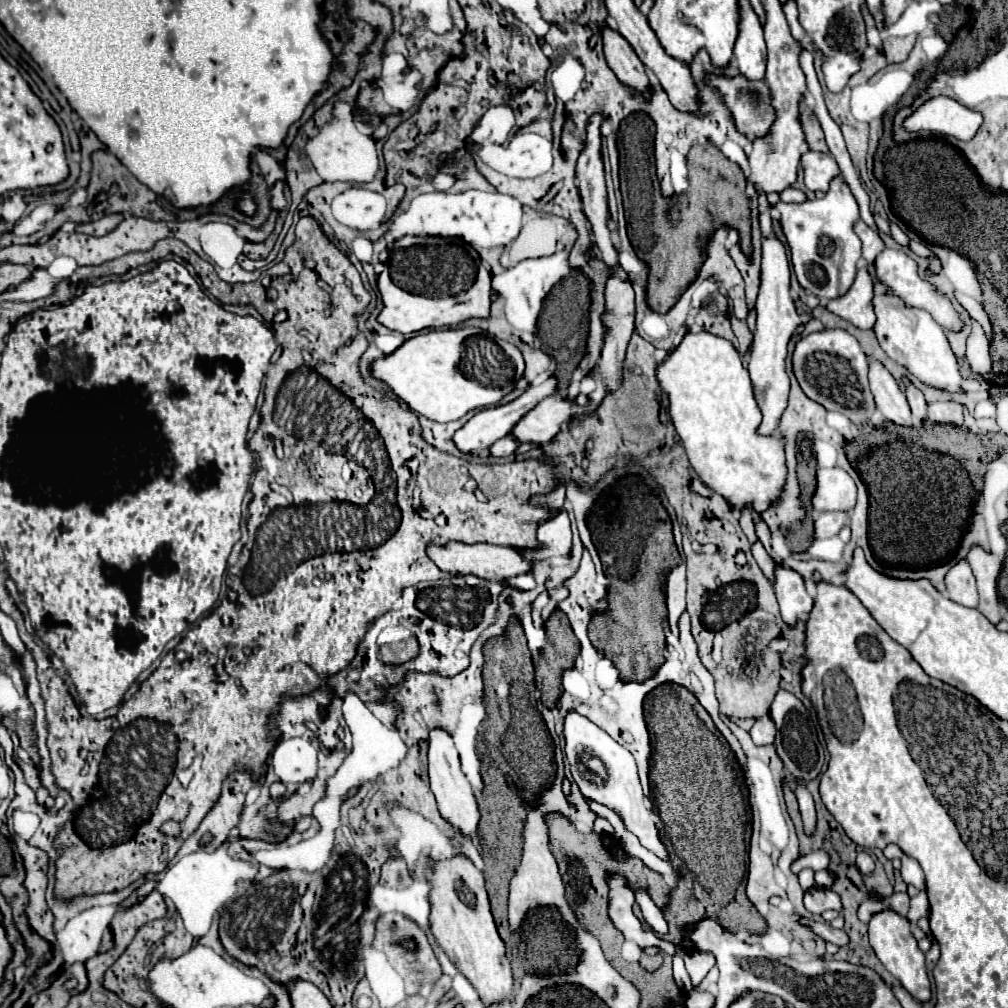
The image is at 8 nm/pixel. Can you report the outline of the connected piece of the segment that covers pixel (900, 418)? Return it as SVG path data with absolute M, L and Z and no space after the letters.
M869 362L869 382L875 396L875 420L887 420L897 426L913 426L911 408L895 378L879 362Z

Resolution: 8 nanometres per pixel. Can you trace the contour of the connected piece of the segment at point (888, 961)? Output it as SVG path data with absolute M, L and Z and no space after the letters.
M891 910L879 912L869 922L869 942L871 942L871 948L875 950L877 958L901 982L901 986L917 1002L929 1002L931 1000L931 982L929 982L929 976L927 976L927 968L925 968L925 954L919 950L917 940L913 938L909 928L911 926L903 916L895 914Z

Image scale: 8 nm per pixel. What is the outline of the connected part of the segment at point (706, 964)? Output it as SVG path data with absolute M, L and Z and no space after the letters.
M687 952L685 954L685 968L691 976L693 988L701 984L701 980L707 976L707 972L715 966L715 956L711 952Z

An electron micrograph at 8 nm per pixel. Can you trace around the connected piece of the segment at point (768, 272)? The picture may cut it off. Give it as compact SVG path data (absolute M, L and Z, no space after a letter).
M771 234L763 238L763 262L761 262L761 290L757 296L757 328L755 340L749 356L747 370L751 366L751 380L755 384L755 396L763 412L763 422L759 426L759 434L775 432L779 418L787 406L789 394L789 376L785 372L785 358L787 358L787 344L793 336L793 330L807 322L807 316L799 316L791 296L789 296L789 258L785 244Z

